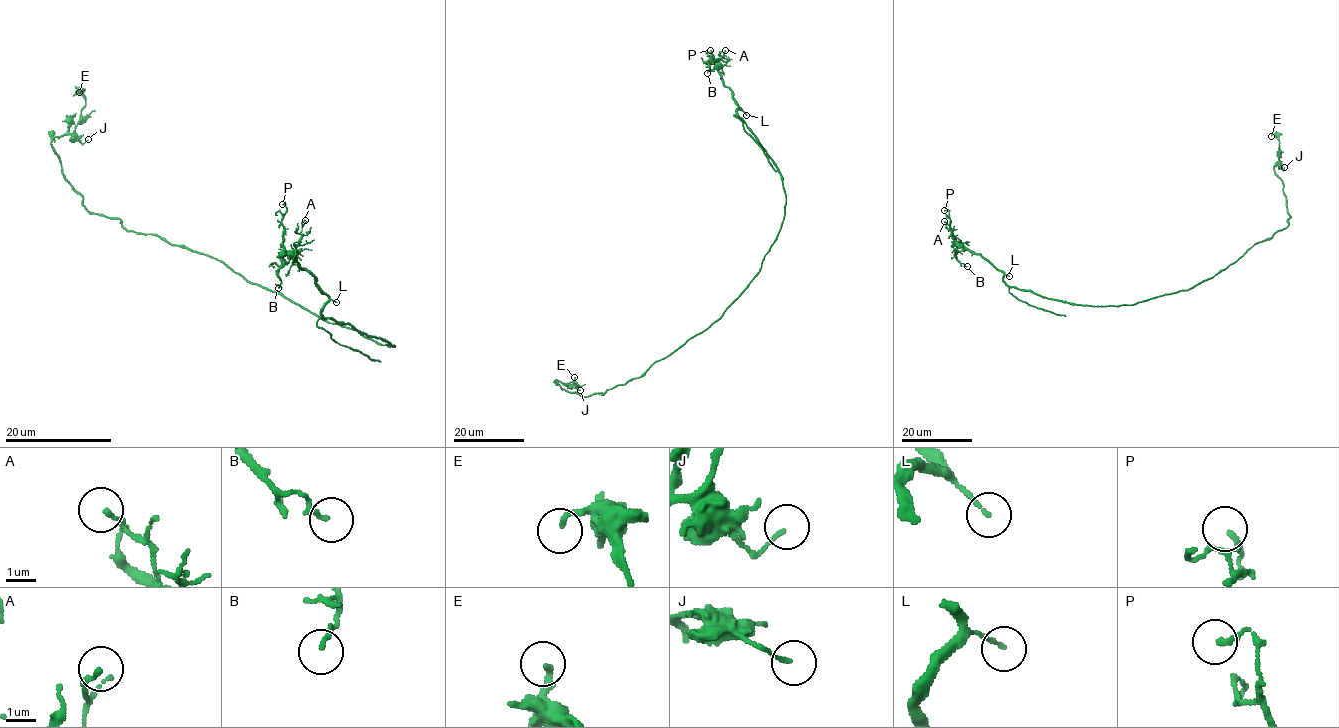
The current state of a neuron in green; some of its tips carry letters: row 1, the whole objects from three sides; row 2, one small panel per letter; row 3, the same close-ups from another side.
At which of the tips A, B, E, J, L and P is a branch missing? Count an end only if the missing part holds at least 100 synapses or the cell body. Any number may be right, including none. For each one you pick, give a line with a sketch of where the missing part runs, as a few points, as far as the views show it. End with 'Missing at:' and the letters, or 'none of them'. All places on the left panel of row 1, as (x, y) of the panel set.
Missing at: none of them

